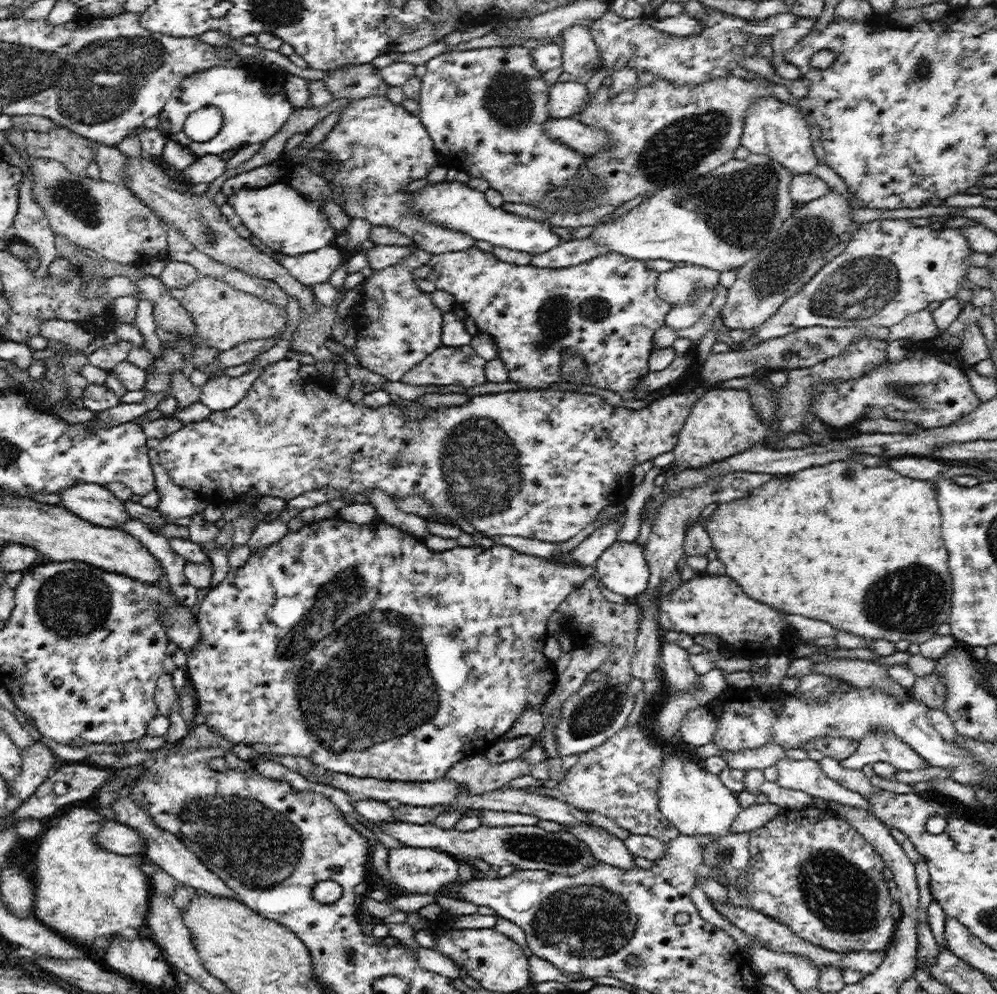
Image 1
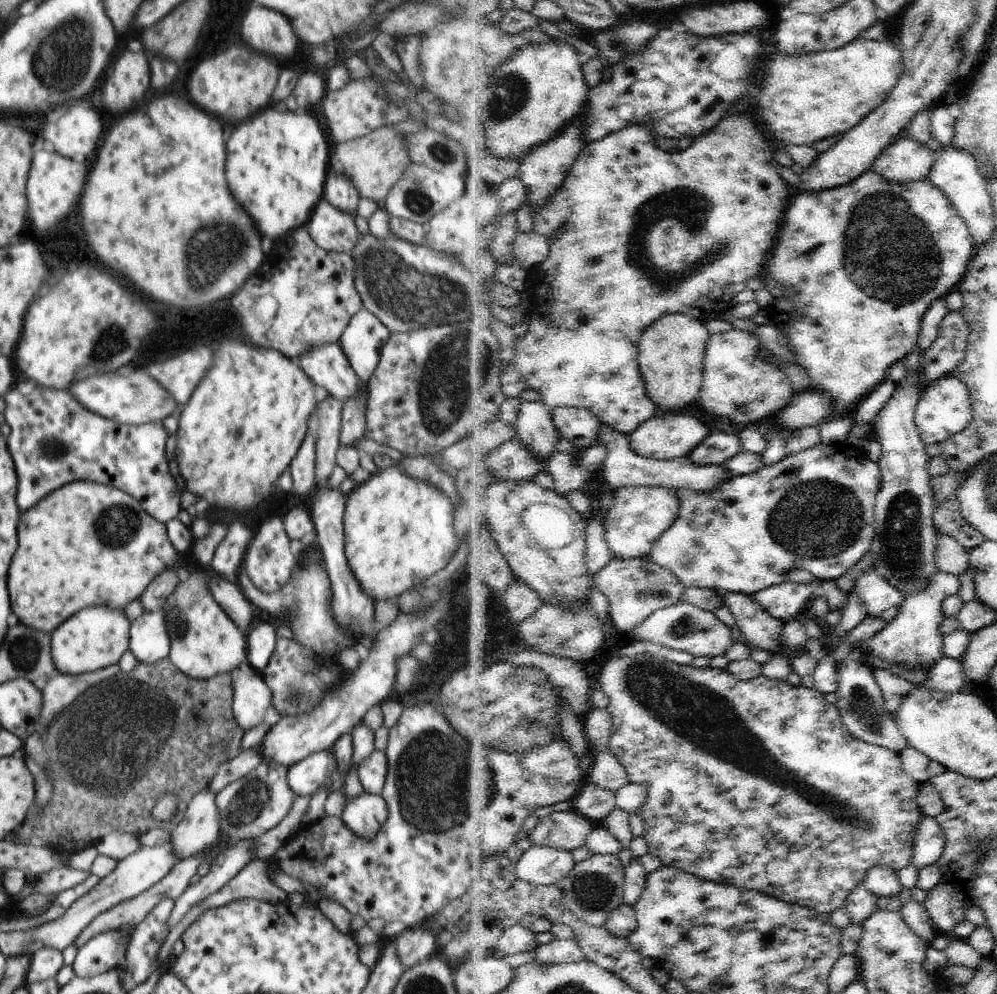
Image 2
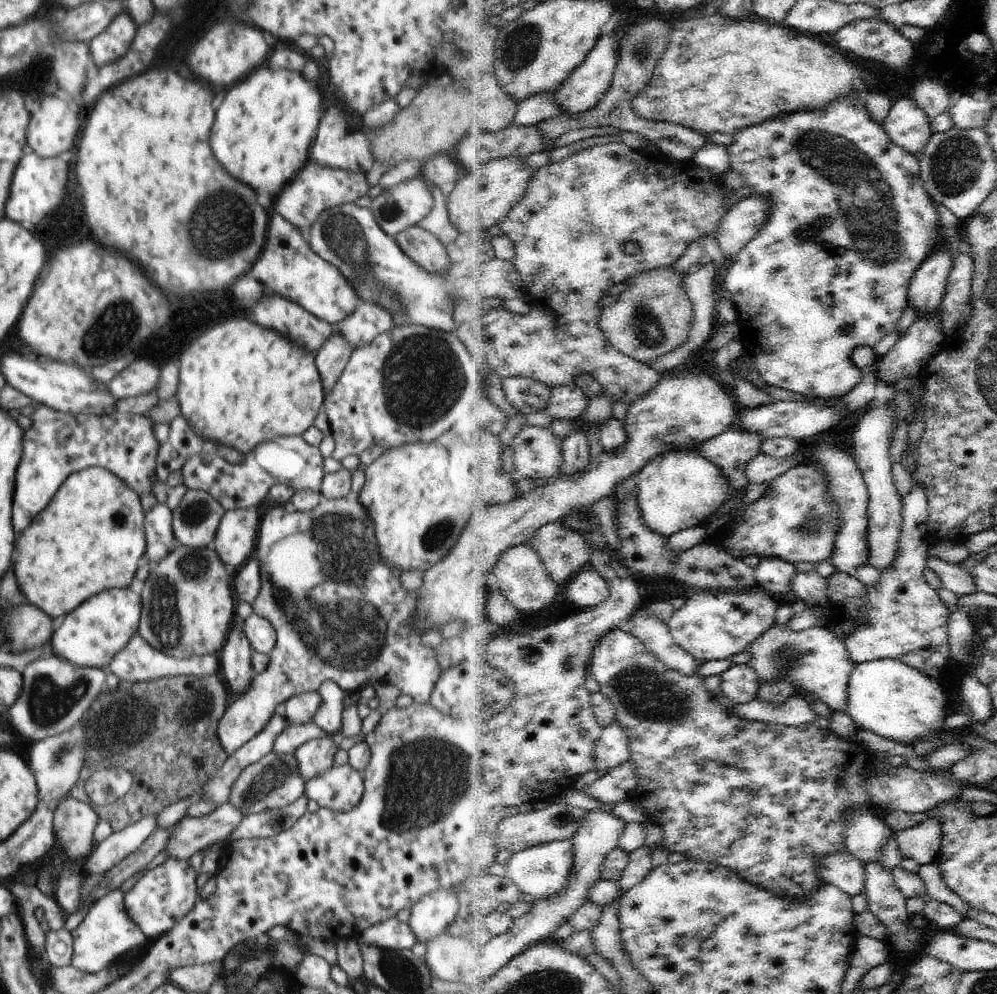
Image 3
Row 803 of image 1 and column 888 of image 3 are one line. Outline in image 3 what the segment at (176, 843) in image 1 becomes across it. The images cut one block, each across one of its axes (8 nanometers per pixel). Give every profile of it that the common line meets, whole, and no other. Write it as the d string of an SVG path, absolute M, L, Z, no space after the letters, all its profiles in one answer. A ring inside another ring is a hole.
M912 98L896 102L883 124L898 146L917 156L933 136L925 109L918 108Z

